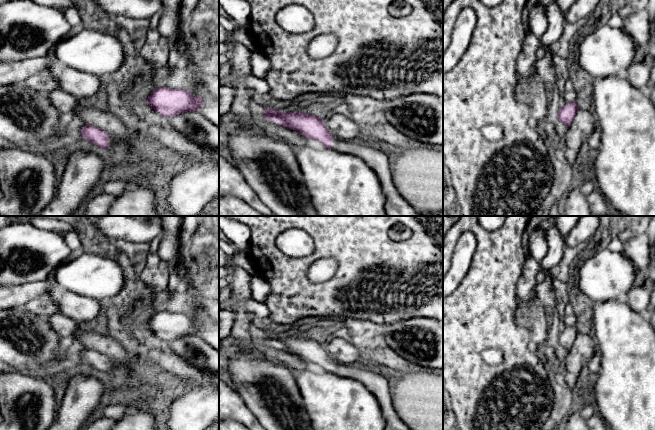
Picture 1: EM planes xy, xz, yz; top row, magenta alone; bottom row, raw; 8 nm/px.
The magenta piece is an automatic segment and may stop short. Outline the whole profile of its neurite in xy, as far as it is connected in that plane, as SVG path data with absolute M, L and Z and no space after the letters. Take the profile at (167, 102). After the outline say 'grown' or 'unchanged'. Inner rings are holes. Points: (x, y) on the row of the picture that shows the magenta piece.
M159 87L147 97L146 102L156 113L170 118L188 111L199 111L203 99L188 90Z; unchanged

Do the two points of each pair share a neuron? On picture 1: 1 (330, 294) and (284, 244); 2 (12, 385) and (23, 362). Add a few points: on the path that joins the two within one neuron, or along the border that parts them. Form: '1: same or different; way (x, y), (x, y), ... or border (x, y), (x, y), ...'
1: different; border (274, 245), (289, 256), (308, 256), (314, 250)
2: different; border (20, 369), (25, 371)

